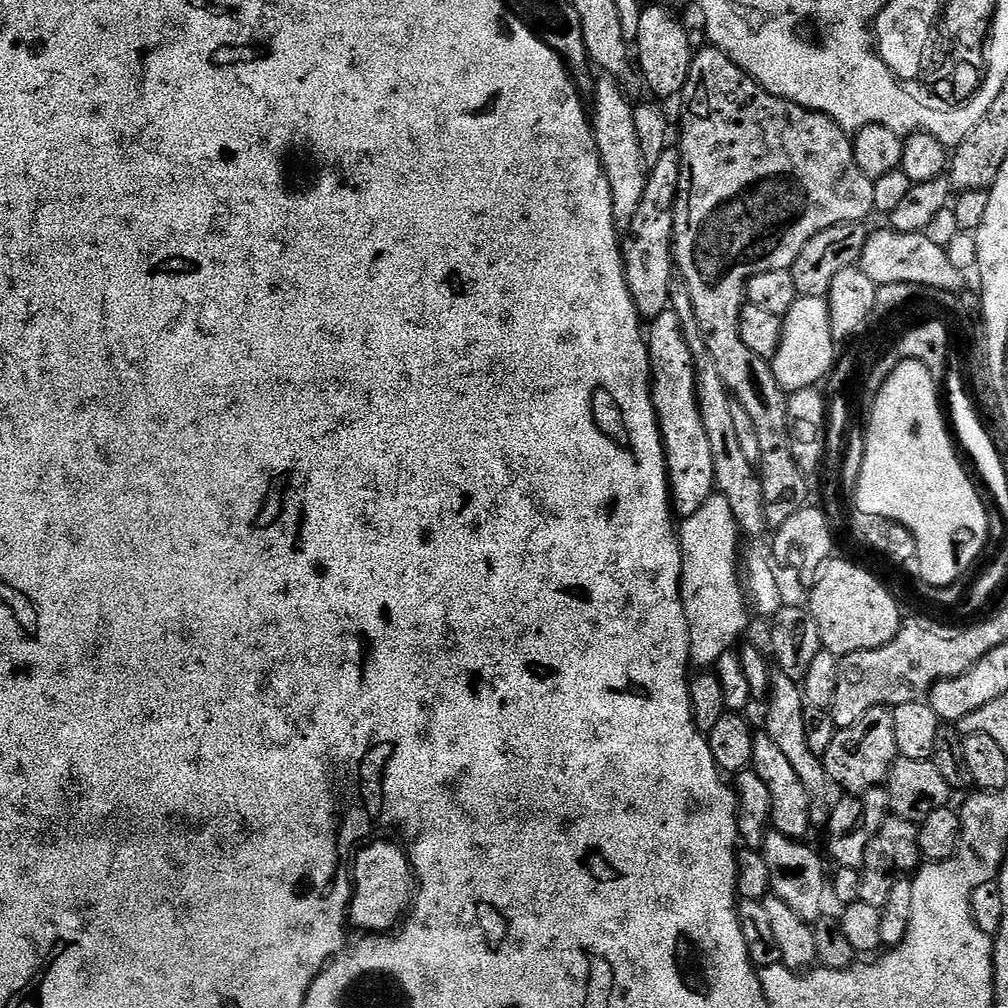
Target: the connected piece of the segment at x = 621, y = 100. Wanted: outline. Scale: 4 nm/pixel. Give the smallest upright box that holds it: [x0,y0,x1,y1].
[590,74,648,234]

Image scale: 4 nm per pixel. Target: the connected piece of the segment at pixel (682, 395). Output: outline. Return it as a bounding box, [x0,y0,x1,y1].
[646,310,714,518]

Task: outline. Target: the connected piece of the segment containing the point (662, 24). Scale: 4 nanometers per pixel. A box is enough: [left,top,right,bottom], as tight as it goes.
[634,6,694,97]

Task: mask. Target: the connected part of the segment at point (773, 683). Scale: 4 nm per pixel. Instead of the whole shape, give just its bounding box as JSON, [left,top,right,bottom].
[763,670,830,825]

